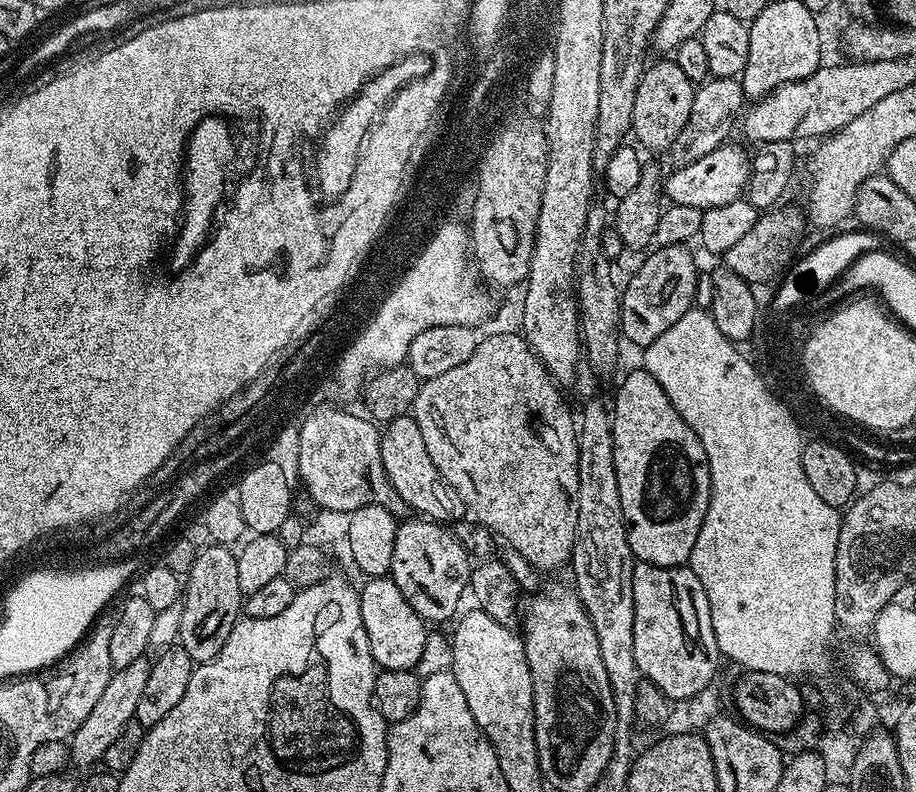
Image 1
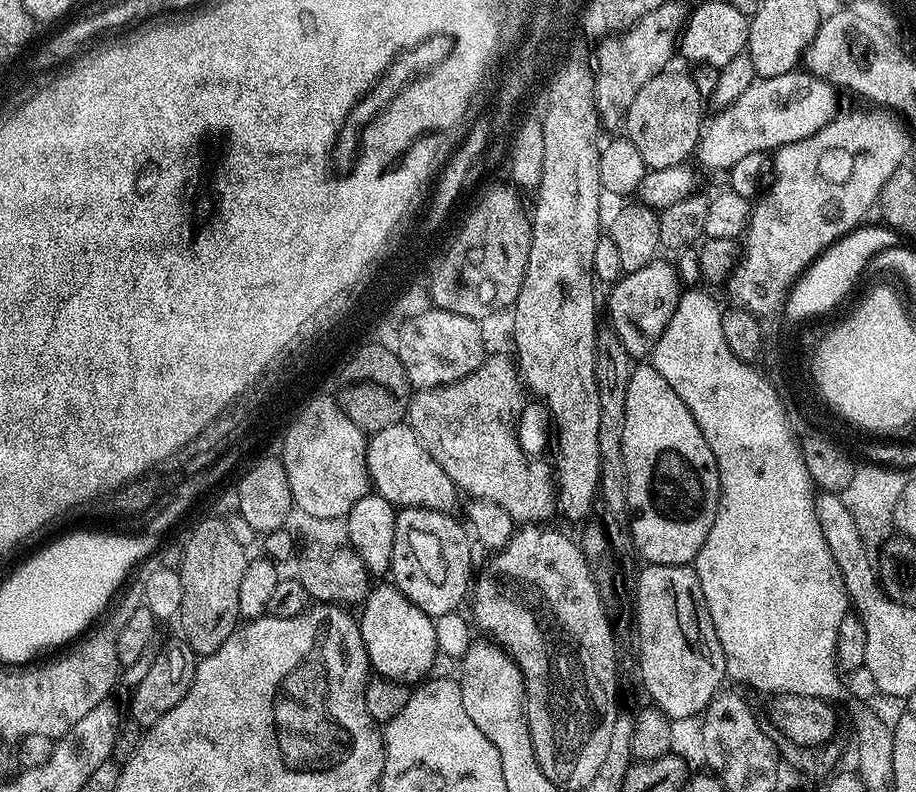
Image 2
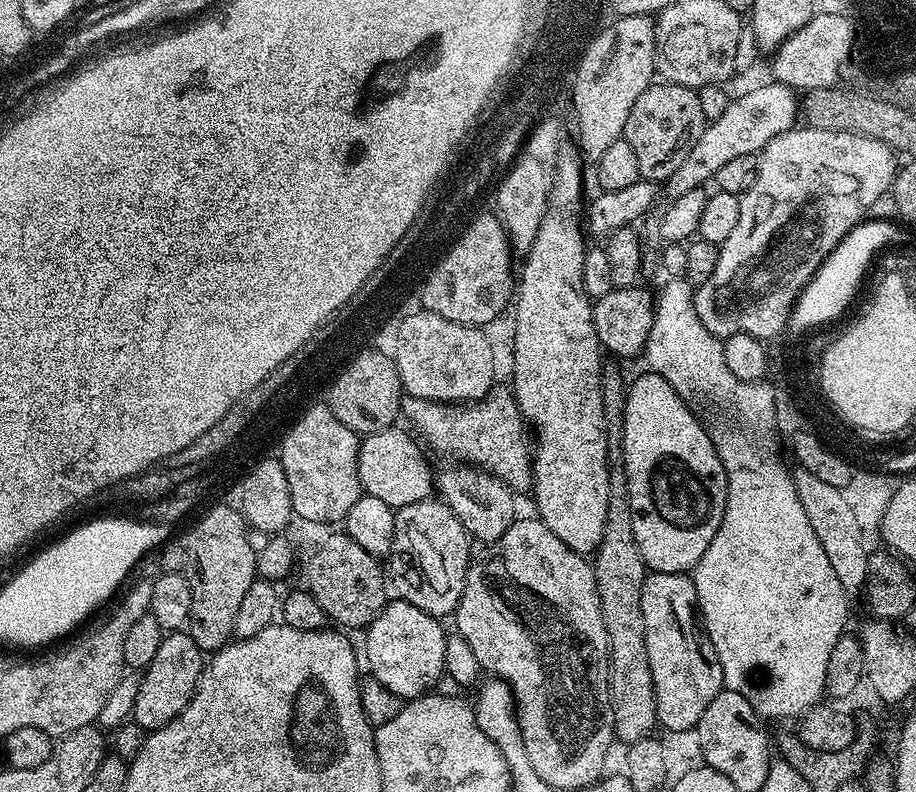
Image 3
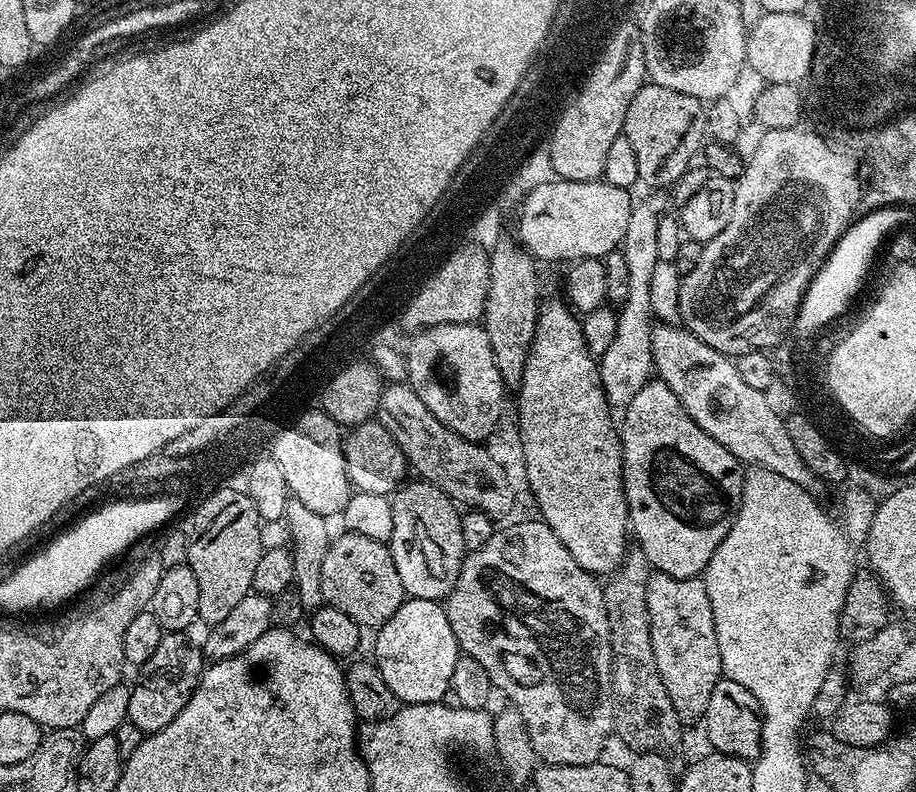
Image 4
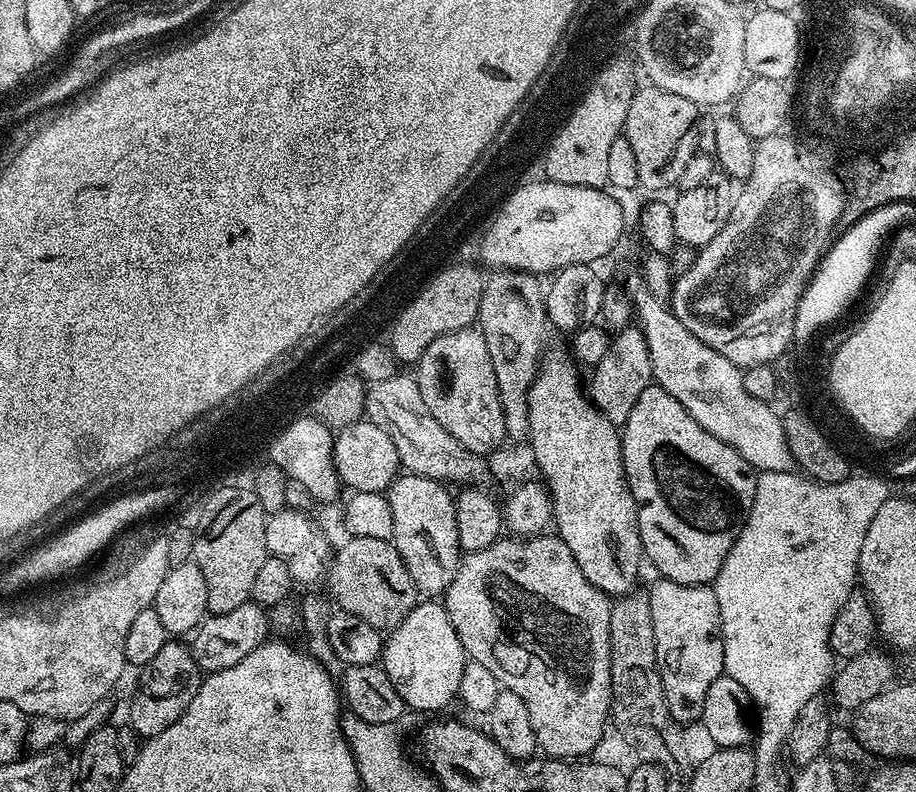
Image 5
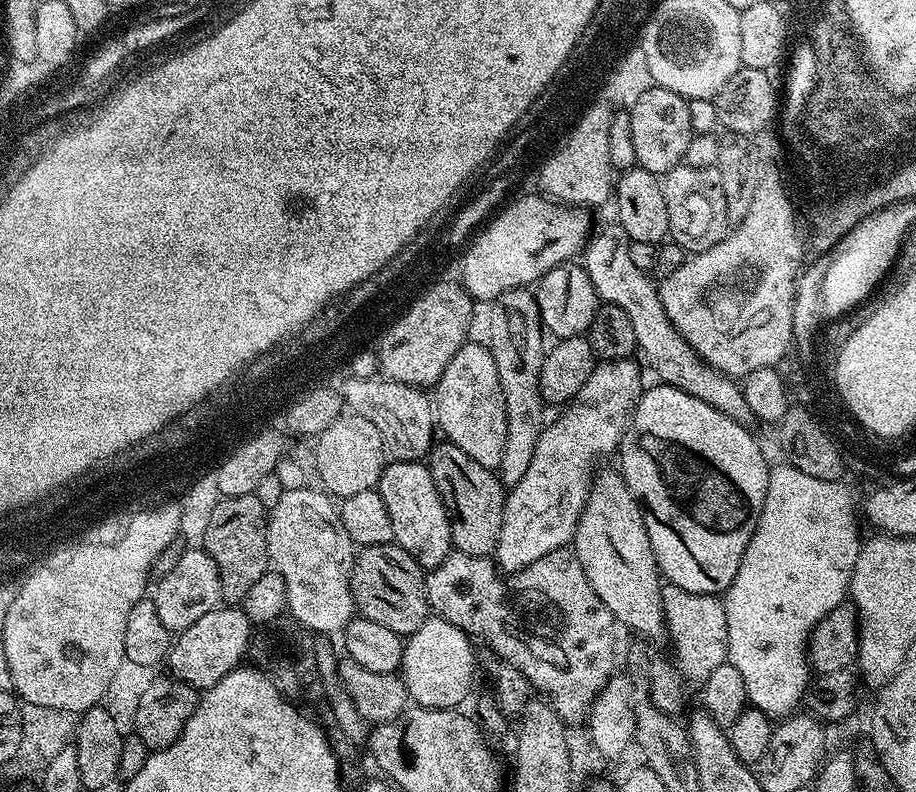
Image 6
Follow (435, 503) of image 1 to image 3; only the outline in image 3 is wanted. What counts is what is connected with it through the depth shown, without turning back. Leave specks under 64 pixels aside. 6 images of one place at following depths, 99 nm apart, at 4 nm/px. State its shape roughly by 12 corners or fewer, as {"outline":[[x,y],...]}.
{"outline":[[400,426],[360,441],[360,487],[394,510],[427,500],[434,468]]}

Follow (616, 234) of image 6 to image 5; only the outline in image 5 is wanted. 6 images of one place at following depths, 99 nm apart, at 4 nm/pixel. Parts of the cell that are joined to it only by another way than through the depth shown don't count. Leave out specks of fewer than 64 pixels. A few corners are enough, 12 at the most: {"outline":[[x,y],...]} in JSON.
{"outline":[[632,274],[652,379],[760,474],[796,468],[784,421]]}

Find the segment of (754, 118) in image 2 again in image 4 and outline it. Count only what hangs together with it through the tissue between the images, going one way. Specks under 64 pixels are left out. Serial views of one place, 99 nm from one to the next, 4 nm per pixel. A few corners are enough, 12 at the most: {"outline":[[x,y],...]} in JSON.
{"outline":[[670,196],[633,203],[619,246],[630,290],[598,357],[609,405],[627,408],[654,376],[650,278]]}

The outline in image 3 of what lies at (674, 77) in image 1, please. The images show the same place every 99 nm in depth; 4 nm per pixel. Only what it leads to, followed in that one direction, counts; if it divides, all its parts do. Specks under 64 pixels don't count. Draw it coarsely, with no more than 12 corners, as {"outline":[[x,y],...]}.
{"outline":[[653,82],[623,139],[641,180],[682,166],[706,121],[698,91]]}

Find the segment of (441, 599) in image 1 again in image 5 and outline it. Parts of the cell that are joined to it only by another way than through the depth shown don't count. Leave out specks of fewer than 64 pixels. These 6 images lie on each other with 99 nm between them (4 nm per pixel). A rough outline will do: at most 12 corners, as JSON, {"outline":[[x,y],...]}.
{"outline":[[430,477],[387,490],[392,543],[424,594],[460,565],[456,502]]}

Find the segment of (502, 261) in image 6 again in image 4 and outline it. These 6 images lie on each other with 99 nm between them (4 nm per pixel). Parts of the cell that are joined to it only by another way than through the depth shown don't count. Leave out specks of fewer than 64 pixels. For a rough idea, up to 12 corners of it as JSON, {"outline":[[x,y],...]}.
{"outline":[[604,179],[533,192],[530,254],[595,260],[619,249],[634,203]]}

